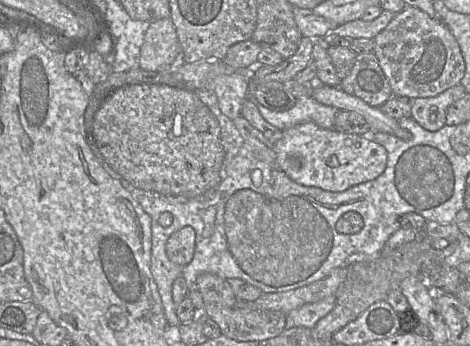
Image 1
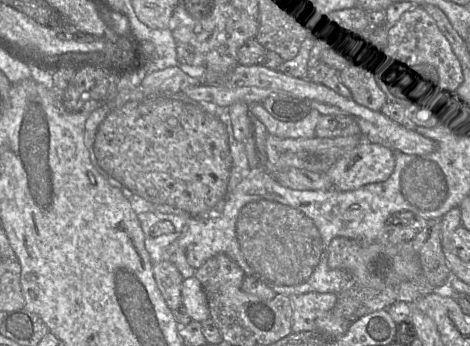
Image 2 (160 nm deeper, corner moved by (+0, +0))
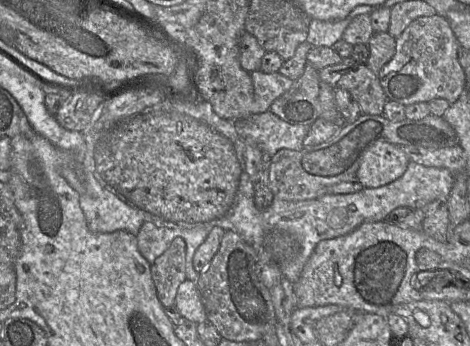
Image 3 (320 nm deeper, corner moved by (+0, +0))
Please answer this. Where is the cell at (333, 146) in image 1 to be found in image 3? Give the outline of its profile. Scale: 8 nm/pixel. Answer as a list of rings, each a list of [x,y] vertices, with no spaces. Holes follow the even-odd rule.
[[[376,143],[365,152],[355,177],[364,187],[377,188],[401,177],[409,162],[403,146]]]

